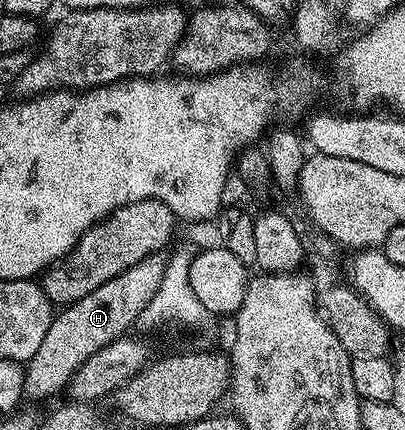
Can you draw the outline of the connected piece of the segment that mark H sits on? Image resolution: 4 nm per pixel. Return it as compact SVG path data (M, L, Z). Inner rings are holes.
M160 253L145 257L145 261L137 261L129 269L109 281L105 285L97 285L93 293L85 293L85 297L76 303L68 303L63 311L54 316L49 325L49 333L45 333L45 341L41 341L41 349L28 359L23 373L23 394L30 399L47 399L54 391L68 386L70 379L78 371L86 359L93 357L97 349L105 349L113 341L124 338L127 331L136 322L142 320L143 310L153 299L161 285L161 277L165 277L168 256Z

